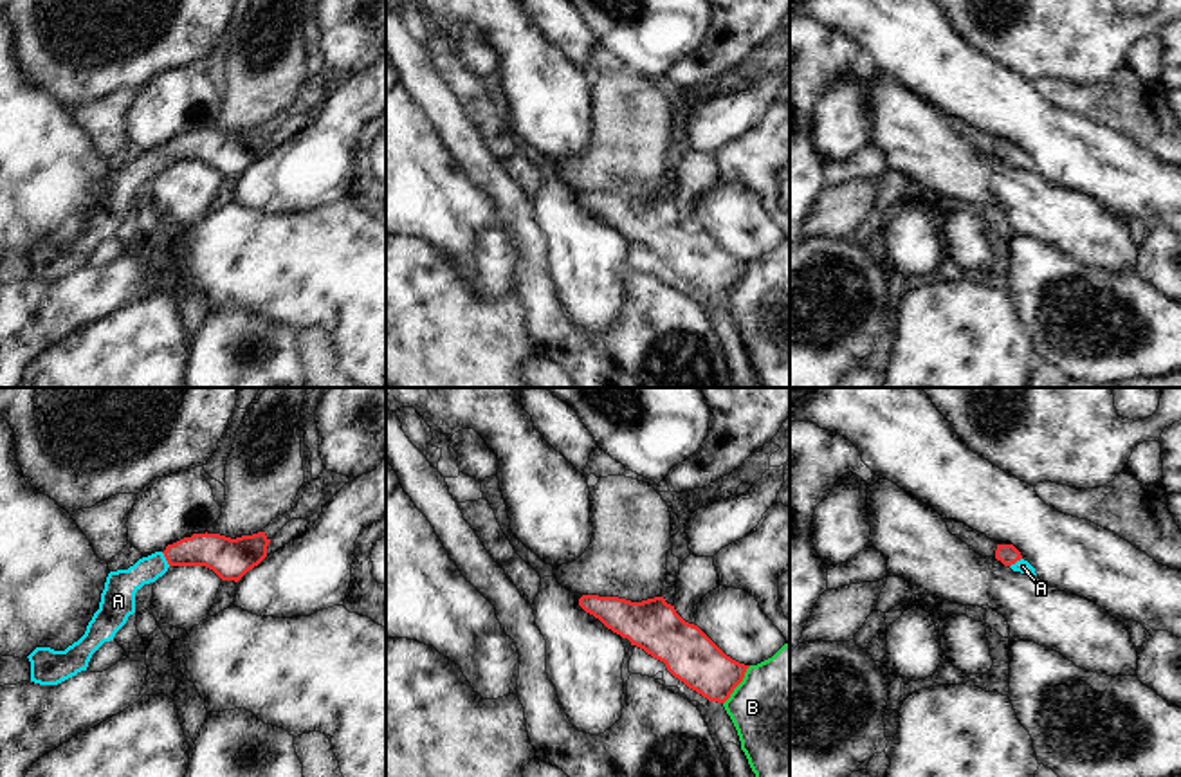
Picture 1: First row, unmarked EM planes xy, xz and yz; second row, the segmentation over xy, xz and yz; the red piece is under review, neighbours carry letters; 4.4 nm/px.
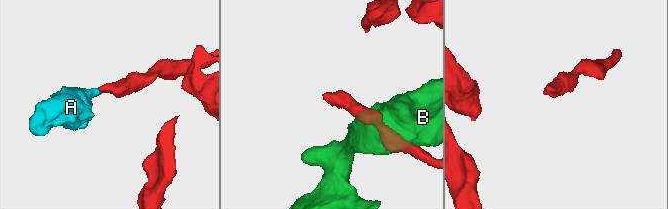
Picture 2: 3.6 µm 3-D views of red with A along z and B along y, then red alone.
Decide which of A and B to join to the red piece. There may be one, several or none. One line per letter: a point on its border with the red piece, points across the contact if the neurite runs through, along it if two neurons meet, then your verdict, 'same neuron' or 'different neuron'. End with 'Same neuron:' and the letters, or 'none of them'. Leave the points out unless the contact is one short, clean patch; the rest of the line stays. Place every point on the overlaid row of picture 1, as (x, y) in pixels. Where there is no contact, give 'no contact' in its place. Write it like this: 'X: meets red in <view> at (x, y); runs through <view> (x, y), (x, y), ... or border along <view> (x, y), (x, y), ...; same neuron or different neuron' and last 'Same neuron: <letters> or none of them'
A: meets red in xy at (166, 559); runs through xy (220, 554), (175, 554), (166, 559), (141, 572), (119, 590); same neuron
B: meets red in xz at (738, 684); different neuron
Same neuron: A

